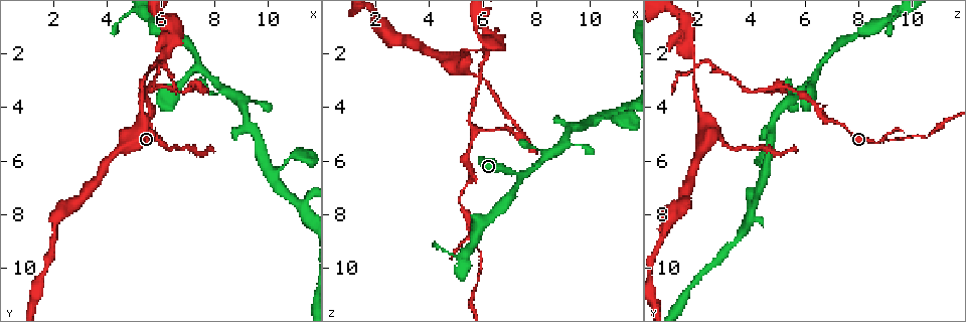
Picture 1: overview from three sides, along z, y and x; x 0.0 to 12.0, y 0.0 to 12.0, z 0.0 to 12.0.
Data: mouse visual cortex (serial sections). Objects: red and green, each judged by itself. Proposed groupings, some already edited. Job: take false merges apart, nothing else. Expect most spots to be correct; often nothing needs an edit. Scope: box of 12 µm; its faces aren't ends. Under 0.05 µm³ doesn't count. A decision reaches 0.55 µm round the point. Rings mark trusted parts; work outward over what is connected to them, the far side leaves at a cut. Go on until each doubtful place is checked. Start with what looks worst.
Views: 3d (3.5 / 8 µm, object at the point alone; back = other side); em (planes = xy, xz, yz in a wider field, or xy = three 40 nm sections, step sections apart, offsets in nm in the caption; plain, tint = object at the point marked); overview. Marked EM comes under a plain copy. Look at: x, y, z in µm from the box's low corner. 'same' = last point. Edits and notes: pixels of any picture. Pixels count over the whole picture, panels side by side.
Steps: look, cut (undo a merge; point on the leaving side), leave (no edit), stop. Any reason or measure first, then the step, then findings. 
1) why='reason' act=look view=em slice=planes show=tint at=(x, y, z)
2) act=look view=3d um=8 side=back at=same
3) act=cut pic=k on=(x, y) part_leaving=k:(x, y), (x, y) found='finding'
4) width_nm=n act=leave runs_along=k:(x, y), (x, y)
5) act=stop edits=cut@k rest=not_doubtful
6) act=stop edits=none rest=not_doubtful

act=look view=3d um=3.5 at=(7.3, 2.6, 6.6)

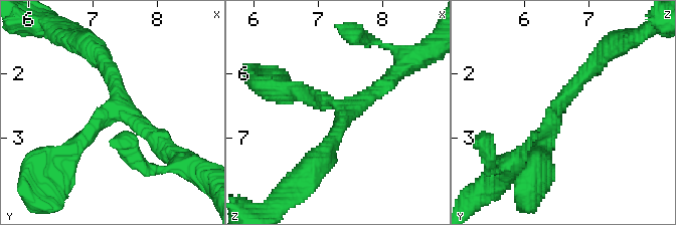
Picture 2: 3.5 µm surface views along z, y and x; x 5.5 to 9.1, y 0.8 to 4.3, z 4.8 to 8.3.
arms=3 arm_widths_nm=250,250,300 act=look view=em slice=planes show=tint at=(7.40, 2.55, 6.50)

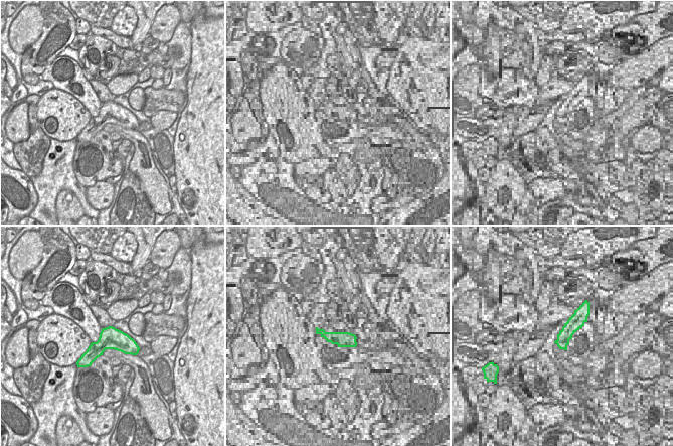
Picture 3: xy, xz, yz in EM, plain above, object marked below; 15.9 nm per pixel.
act=leave runs_along=2:(293, 90), (351, 105), (391, 77) found='all the same cell'

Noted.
why='sharp bend' act=look view=3d um=3.5 at=(5.6, 3.2, 5.0)

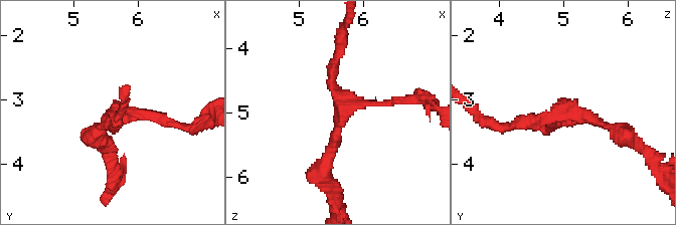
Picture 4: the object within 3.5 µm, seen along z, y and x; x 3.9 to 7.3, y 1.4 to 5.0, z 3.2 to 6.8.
arms=3 arm_widths_nm=100,150,200 act=look view=em slice=xy step=3 show=tint at=(5.60, 3.15, 5.00)

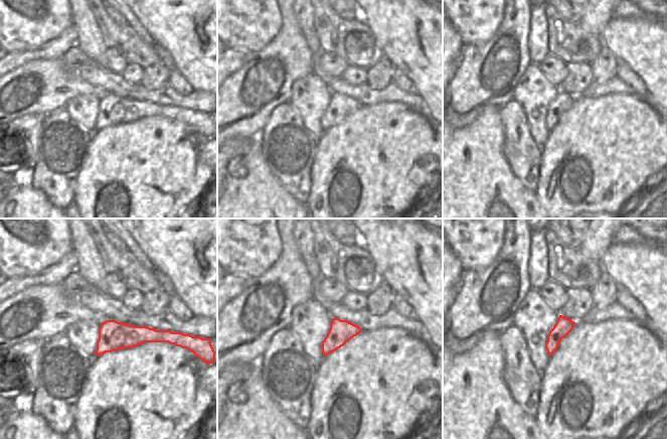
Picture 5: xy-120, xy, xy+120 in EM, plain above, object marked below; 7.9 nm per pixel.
width_nm=190 act=leave runs_along=4:(322, 165), (340, 119), (331, 85), (337, 54) found='all the same cell'

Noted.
why='abrupt turn' act=look view=3d um=3.5 at=(5.9, 2.5, 1.9)

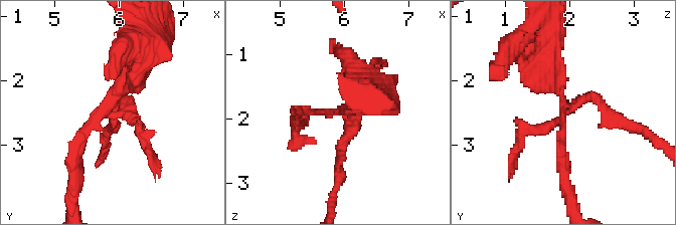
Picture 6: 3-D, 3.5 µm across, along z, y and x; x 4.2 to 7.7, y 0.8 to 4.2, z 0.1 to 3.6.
act=leave found='all the same cell'

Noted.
why='thin arm on a thick one' act=look view=3d um=3.5 at=(5.3, 4.6, 2.4)

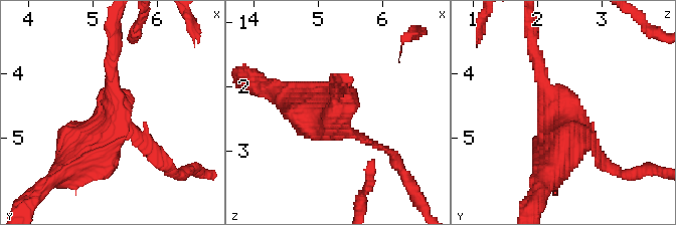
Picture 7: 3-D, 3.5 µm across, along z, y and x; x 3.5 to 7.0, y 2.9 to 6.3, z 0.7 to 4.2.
arms=3 arm_widths_nm=150,200,500 act=look view=em slice=xy step=5 show=tint at=(5.30, 4.60, 2.45)

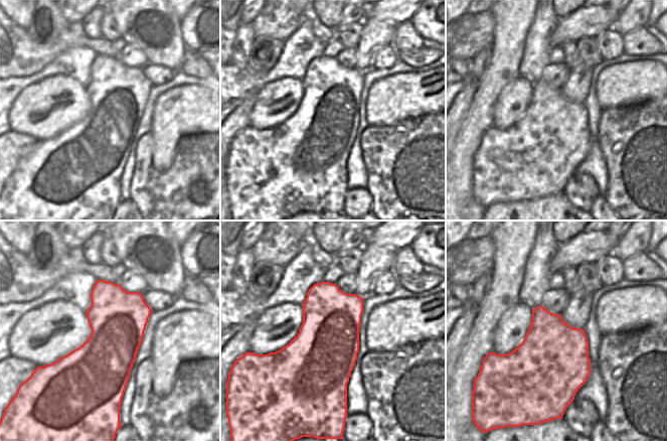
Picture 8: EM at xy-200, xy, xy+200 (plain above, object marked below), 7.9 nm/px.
act=leave found='all the same cell'

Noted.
act=stop edits=none rest=not_doubtful

